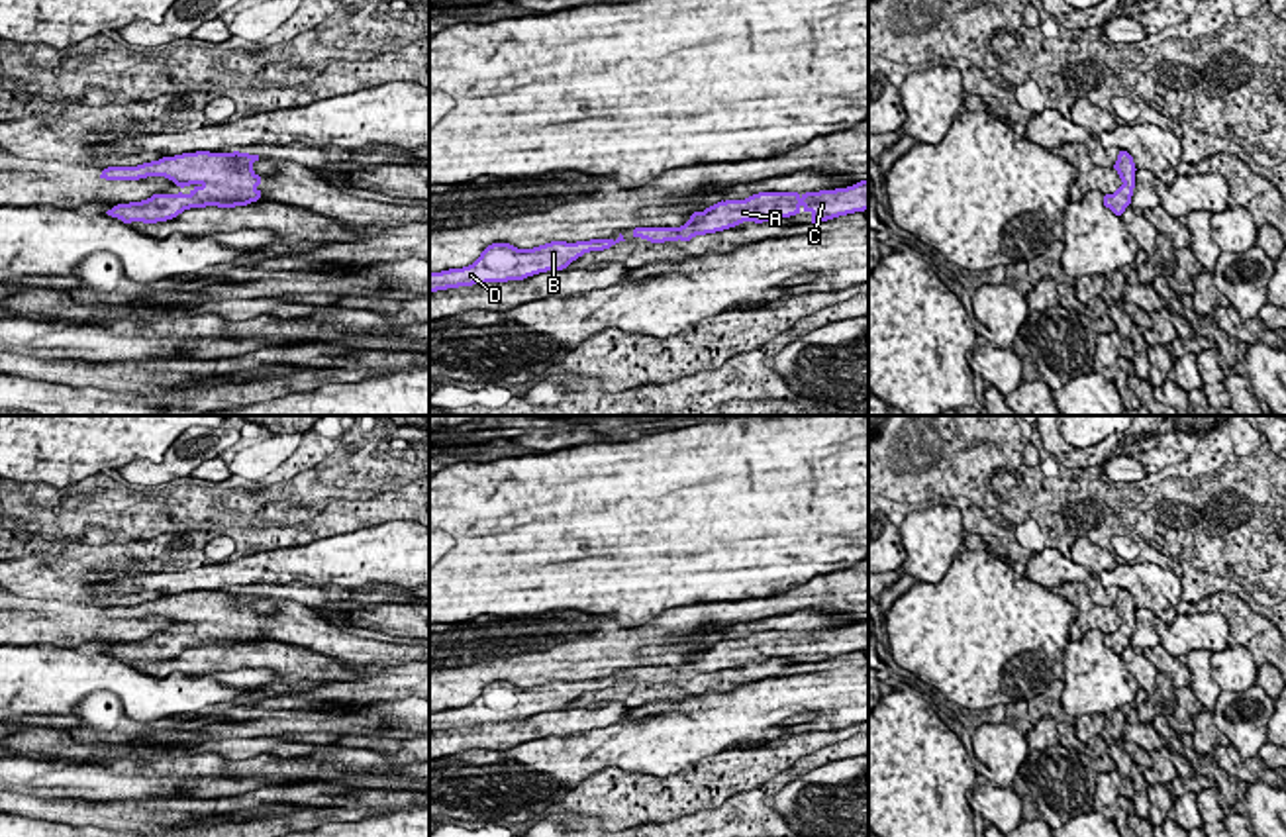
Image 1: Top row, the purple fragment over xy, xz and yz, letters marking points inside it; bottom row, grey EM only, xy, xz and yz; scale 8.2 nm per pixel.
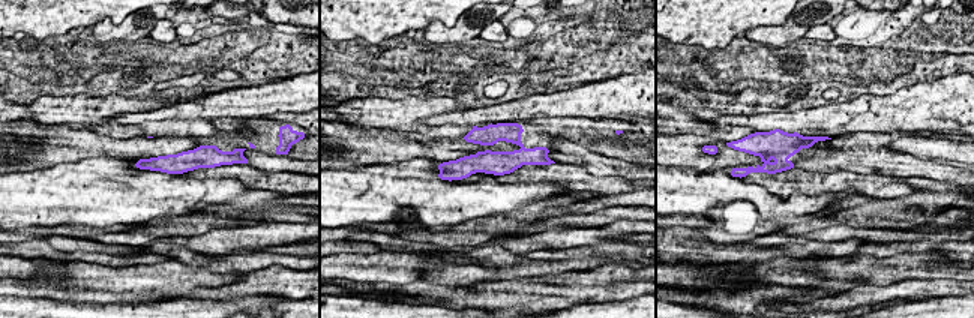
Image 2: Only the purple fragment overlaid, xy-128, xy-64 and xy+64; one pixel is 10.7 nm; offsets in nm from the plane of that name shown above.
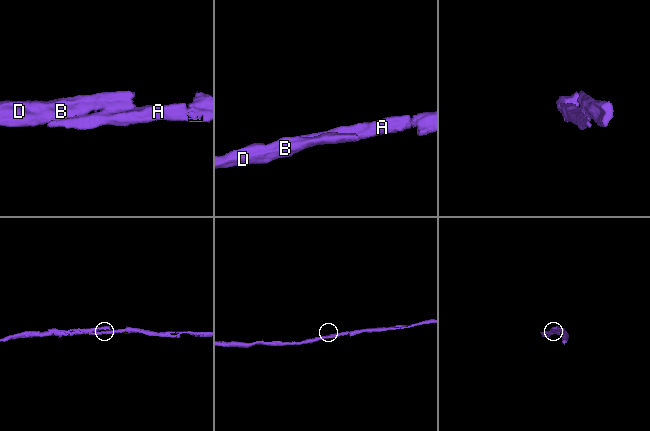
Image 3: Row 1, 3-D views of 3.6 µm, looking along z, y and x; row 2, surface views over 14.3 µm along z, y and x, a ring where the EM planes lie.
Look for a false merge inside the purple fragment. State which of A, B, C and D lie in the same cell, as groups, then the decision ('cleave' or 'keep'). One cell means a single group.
groups A B C D; keep

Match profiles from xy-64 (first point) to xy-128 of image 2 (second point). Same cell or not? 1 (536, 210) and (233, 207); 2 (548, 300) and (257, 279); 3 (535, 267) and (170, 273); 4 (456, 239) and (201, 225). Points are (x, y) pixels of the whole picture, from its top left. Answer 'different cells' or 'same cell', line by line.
1: same cell
2: same cell
3: different cells
4: same cell

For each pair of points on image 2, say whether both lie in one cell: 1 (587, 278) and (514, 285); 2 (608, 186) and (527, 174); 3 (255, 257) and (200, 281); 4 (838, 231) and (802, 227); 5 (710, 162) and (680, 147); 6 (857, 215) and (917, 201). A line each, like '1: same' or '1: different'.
1: same
2: same
3: different
4: same
5: same
6: same

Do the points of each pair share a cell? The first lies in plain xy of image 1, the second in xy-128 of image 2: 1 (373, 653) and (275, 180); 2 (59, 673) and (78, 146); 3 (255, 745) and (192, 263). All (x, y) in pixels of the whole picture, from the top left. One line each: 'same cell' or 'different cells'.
1: different cells
2: different cells
3: different cells

